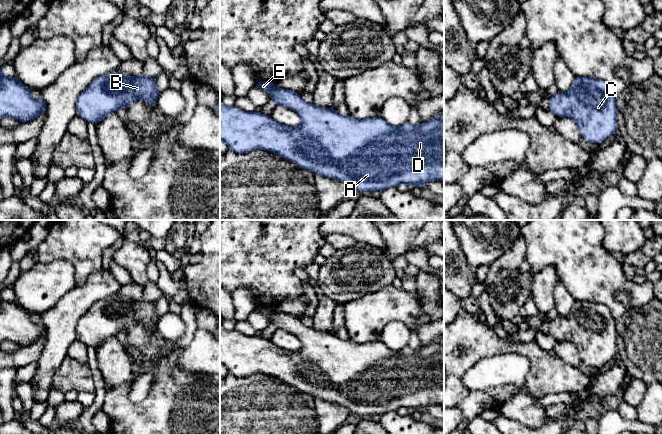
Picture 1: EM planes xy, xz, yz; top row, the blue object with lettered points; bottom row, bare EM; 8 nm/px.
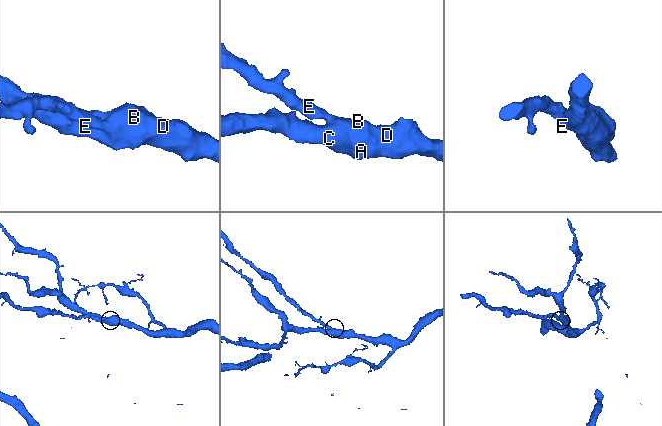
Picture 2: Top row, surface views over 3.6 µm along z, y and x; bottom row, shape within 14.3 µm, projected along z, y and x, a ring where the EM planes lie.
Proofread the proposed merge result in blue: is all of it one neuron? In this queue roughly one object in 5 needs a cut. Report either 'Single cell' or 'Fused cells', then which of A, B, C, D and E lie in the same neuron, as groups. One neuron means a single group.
Single cell. Groups: A B C D E

